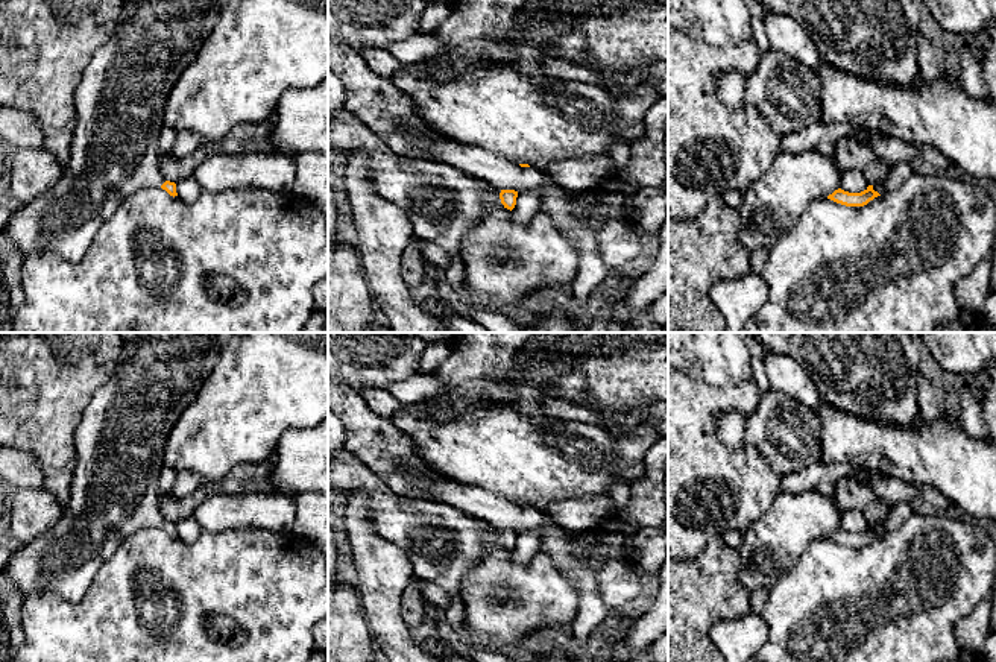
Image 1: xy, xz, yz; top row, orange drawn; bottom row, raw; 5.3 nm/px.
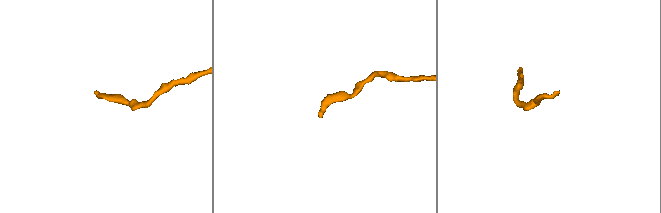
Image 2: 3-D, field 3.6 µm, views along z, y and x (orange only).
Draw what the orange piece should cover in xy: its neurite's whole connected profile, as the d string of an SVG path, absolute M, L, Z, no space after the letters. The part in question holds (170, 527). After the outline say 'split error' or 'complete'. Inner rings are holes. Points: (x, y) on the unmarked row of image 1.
M138 333L134 340L123 343L112 375L96 390L76 427L76 466L70 500L62 506L61 519L44 534L27 542L12 542L14 554L0 569L24 598L52 592L77 603L84 598L99 568L126 537L150 527L161 527L170 536L178 536L176 524L165 521L159 510L159 472L164 468L164 446L175 424L196 401L205 380L216 367L220 352L222 346L213 333Z; split error

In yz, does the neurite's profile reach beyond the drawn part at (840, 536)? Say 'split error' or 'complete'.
complete

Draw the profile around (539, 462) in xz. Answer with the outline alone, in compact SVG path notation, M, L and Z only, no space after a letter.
M405 404L399 411L390 416L390 421L411 439L421 459L439 474L459 483L480 486L509 501L528 504L537 510L566 500L610 496L615 484L627 484L632 487L644 477L645 454L659 439L653 421L641 424L630 434L613 436L600 425L521 416L513 408L504 405L490 405L477 413L466 413L449 421L433 422L422 411L421 404Z

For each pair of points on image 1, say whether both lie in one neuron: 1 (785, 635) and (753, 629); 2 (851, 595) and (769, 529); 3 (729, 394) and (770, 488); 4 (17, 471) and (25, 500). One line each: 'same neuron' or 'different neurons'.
1: different neurons
2: different neurons
3: same neuron
4: different neurons

